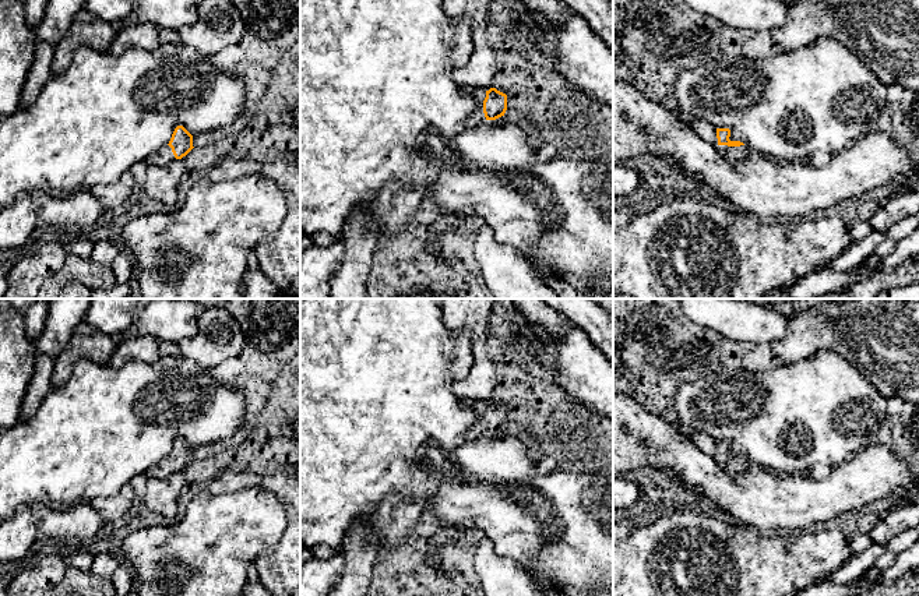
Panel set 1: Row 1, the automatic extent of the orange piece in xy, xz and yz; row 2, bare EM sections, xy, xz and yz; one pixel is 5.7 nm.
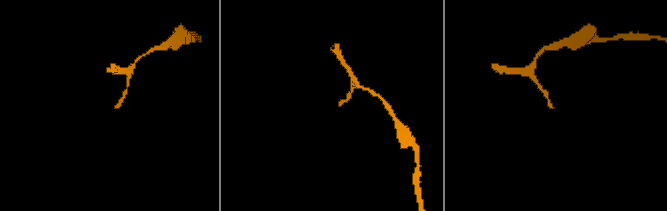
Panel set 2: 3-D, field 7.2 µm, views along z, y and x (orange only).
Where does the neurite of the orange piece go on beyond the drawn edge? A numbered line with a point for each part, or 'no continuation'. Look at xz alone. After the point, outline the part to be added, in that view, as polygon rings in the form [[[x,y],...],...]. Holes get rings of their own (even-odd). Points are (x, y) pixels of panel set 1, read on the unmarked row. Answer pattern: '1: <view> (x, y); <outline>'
1: xz (478, 429); [[[473,403],[472,408],[476,412],[478,419],[476,419],[475,424],[466,431],[464,440],[472,440],[472,438],[486,433],[485,426],[483,426],[483,413],[486,410],[486,405]]]

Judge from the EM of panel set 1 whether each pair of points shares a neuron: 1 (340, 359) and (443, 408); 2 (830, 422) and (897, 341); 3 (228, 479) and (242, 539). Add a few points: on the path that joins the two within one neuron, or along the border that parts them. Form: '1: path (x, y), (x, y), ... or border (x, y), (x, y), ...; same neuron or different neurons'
1: path (365, 384), (388, 408), (418, 408); same neuron
2: border (842, 356), (886, 398); different neurons
3: border (206, 487), (214, 494), (250, 487), (263, 489); different neurons

